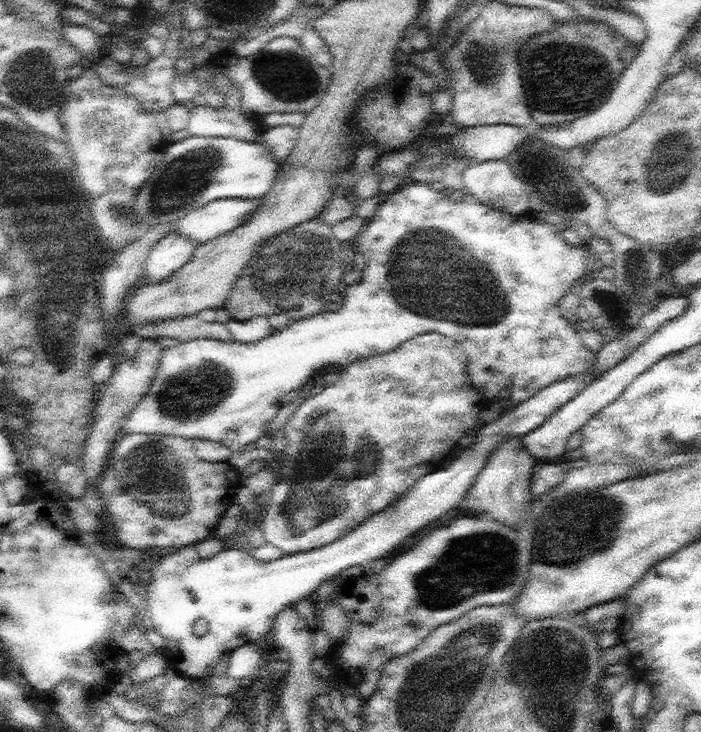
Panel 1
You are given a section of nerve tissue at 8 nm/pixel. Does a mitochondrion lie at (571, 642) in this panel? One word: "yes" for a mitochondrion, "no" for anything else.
yes

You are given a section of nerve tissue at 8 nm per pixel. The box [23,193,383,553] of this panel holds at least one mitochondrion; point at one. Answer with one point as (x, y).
(303, 266)

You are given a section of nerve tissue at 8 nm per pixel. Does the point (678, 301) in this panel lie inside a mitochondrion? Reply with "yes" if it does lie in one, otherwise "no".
no

